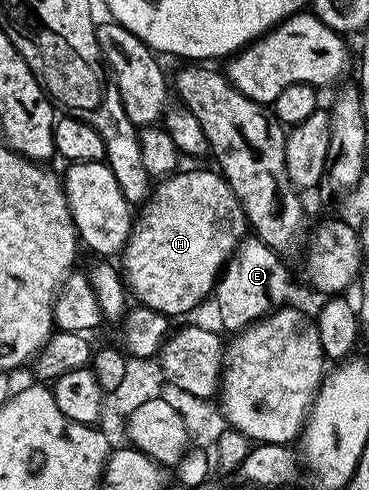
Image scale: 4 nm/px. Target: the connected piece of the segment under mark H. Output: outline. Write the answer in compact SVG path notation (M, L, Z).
M184 170L151 188L122 252L122 278L135 302L169 317L194 310L213 294L225 263L246 235L244 210L223 175Z

